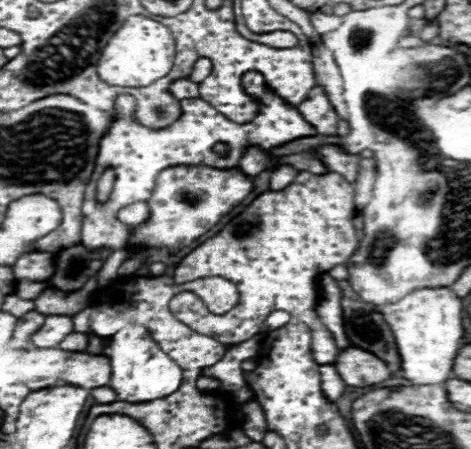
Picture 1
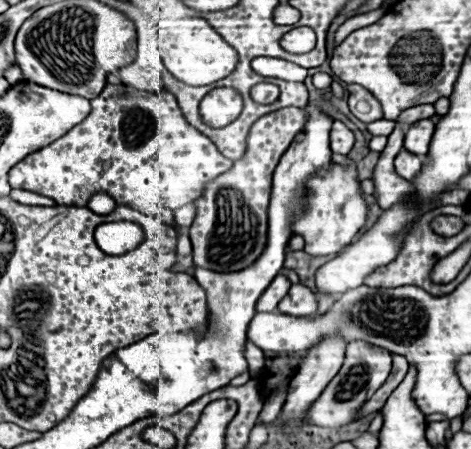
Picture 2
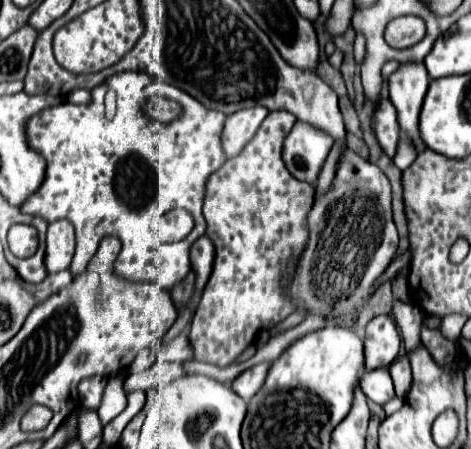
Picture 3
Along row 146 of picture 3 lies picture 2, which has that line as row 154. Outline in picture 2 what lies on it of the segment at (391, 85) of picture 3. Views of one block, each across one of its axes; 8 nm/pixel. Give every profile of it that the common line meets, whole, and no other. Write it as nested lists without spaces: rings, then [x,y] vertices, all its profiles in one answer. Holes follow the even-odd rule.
[[[420,120],[420,122],[412,124],[406,132],[404,148],[412,154],[424,156],[430,148],[430,142],[432,142],[432,136],[434,136],[434,126],[436,124],[432,120]]]

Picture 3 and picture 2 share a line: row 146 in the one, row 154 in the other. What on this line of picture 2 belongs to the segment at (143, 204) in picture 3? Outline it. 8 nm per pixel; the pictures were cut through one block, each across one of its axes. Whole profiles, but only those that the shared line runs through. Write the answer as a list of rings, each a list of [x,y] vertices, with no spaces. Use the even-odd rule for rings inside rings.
[[[106,84],[100,96],[92,100],[92,112],[80,124],[76,124],[60,140],[18,162],[10,170],[8,180],[12,188],[30,190],[52,198],[56,204],[68,206],[88,206],[90,198],[98,192],[106,192],[116,200],[116,204],[130,208],[134,208],[138,198],[146,204],[146,210],[152,216],[168,222],[174,218],[172,210],[194,202],[204,192],[206,182],[226,172],[230,166],[232,160],[222,156],[208,136],[184,120],[176,98],[170,92],[152,94],[138,92],[136,88],[124,84]]]

